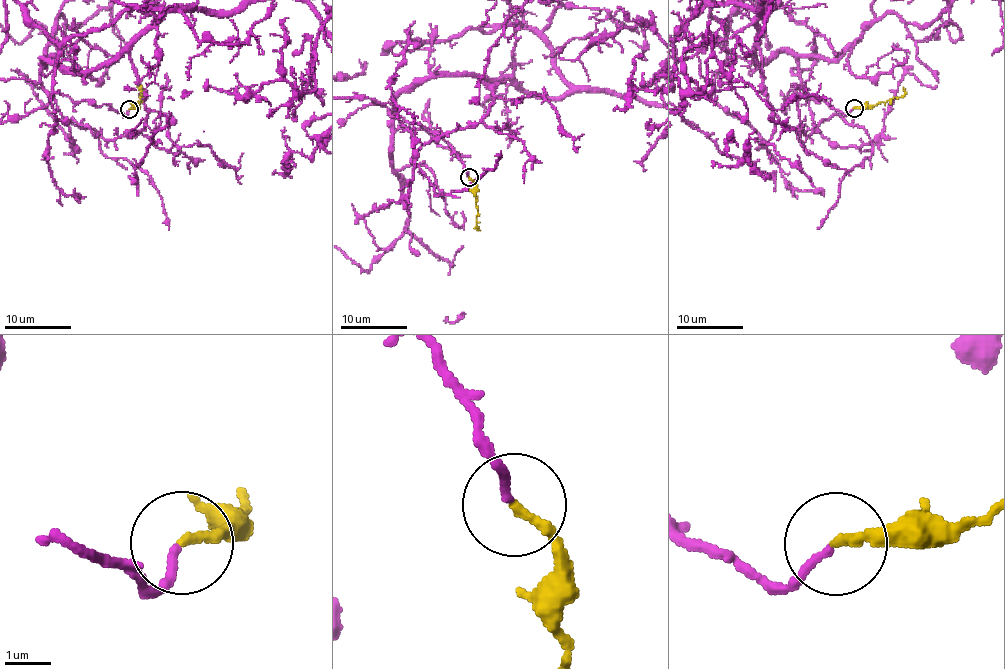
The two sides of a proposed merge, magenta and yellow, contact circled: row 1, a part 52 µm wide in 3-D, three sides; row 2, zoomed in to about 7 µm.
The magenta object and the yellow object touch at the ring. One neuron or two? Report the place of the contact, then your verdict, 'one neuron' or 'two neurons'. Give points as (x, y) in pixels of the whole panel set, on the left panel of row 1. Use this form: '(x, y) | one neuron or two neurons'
(129, 109) | one neuron

